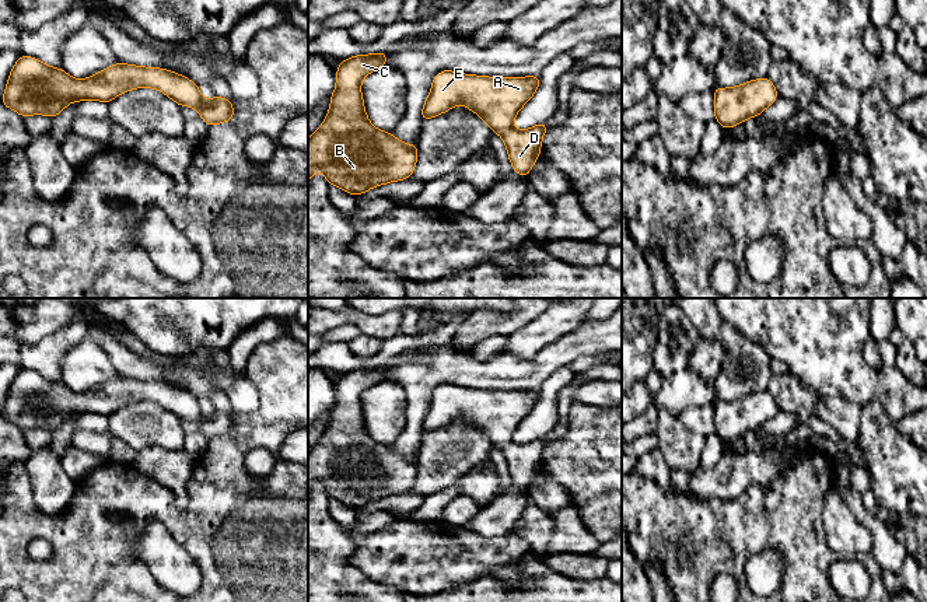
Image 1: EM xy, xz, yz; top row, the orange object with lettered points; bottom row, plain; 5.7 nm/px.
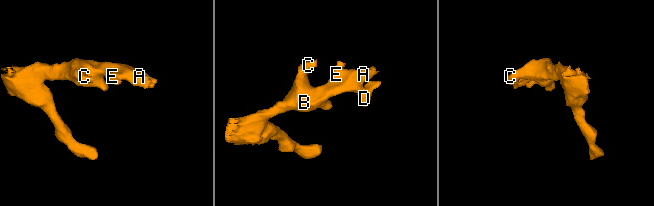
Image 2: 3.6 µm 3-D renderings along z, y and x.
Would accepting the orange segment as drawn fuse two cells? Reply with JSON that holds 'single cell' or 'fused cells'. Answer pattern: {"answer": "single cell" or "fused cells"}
{"answer": "single cell"}

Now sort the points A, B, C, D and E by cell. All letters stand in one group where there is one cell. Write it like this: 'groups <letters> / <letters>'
groups A B C D E

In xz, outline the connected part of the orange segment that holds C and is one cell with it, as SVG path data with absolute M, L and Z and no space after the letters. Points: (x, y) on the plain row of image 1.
M384 364L351 370L340 375L329 426L319 442L308 451L308 497L314 486L322 484L328 498L358 510L371 501L412 490L417 477L417 455L405 458L391 445L375 442L367 431L361 410L361 395L371 385L385 381L386 371Z

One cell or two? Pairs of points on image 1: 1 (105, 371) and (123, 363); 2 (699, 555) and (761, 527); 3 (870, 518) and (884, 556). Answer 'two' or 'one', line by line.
1: two
2: one
3: one

